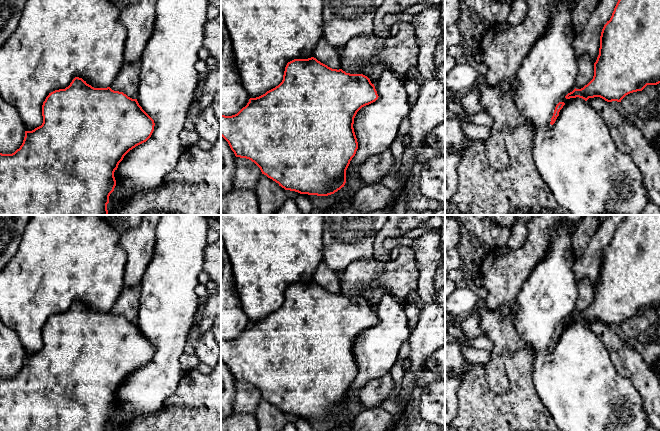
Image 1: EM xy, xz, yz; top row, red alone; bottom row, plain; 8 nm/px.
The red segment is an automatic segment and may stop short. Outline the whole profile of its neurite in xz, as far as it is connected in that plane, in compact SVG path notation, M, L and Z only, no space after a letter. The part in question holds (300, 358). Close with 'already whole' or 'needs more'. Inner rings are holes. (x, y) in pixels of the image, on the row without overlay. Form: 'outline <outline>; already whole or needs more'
outline M316 282L294 283L287 287L282 306L265 318L250 322L237 338L221 339L221 360L236 381L254 386L262 398L285 414L300 418L328 420L346 407L346 394L358 373L353 348L357 336L375 326L378 318L374 308L363 298L350 298L332 293Z; already whole

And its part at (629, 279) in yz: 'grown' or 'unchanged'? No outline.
unchanged

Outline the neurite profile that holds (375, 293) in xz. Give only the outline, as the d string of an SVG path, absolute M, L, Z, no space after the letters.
M365 288L363 291L363 298L370 303L372 308L375 308L379 303L381 297L386 293L390 292L384 288Z

